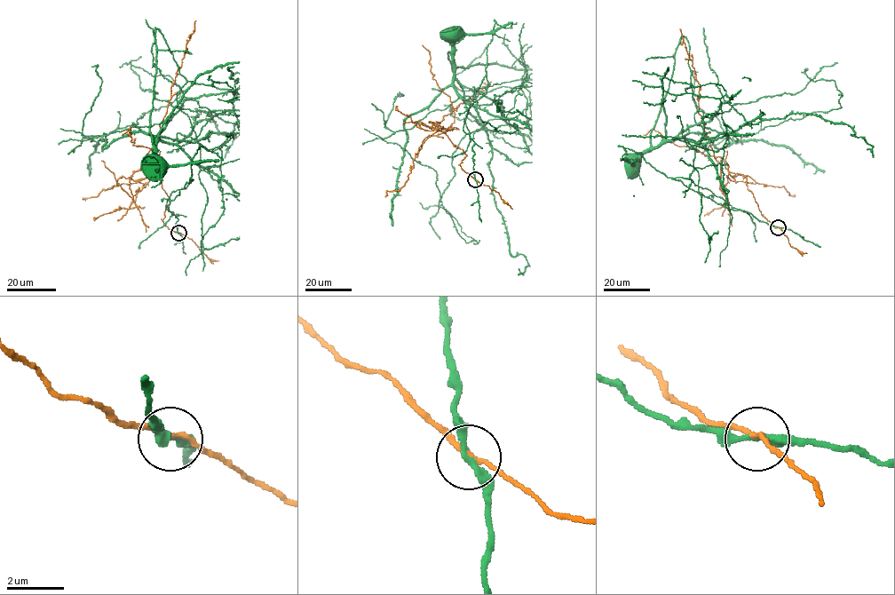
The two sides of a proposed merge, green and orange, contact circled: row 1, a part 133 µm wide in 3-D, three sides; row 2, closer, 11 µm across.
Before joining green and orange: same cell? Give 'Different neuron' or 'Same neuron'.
Different neuron

